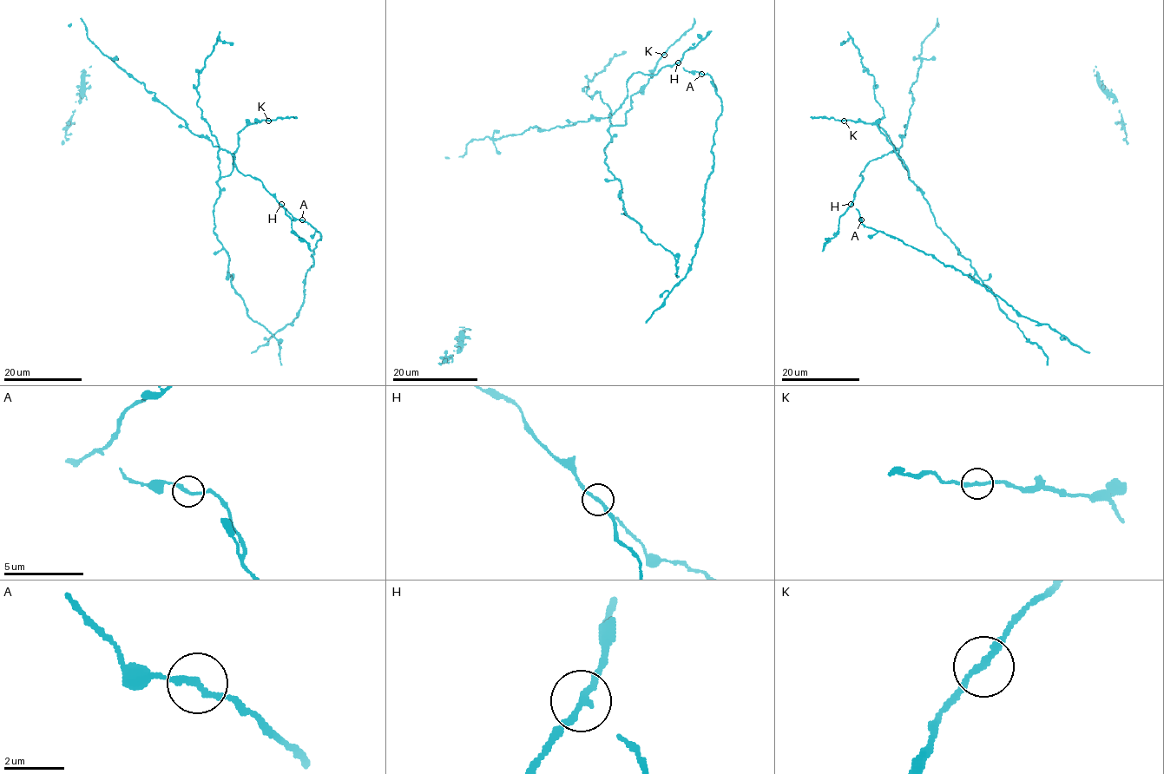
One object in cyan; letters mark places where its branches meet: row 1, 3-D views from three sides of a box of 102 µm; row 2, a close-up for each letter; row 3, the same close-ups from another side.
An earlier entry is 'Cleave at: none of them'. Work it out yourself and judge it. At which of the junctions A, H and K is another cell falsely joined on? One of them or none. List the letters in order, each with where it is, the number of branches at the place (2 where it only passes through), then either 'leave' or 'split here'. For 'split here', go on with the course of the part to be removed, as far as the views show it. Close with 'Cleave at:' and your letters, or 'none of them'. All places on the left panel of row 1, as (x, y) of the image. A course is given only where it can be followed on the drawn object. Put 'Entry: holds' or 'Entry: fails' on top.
Entry: fails
A: place (302, 219); branches 2; leave
H: place (281, 204); branches 2; split here; course (280, 204), (291, 219), (292, 229), (308, 245), (311, 252)
K: place (268, 121); branches 2; leave
Cleave at: H

